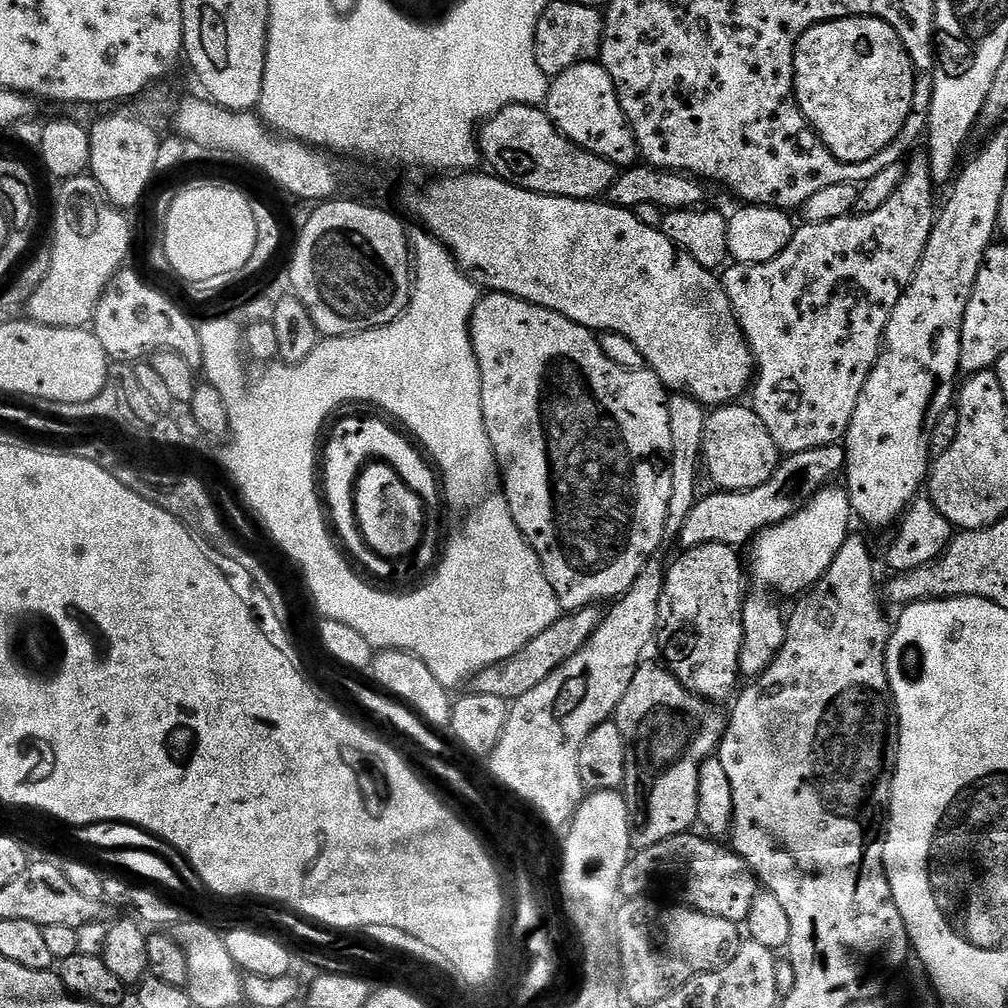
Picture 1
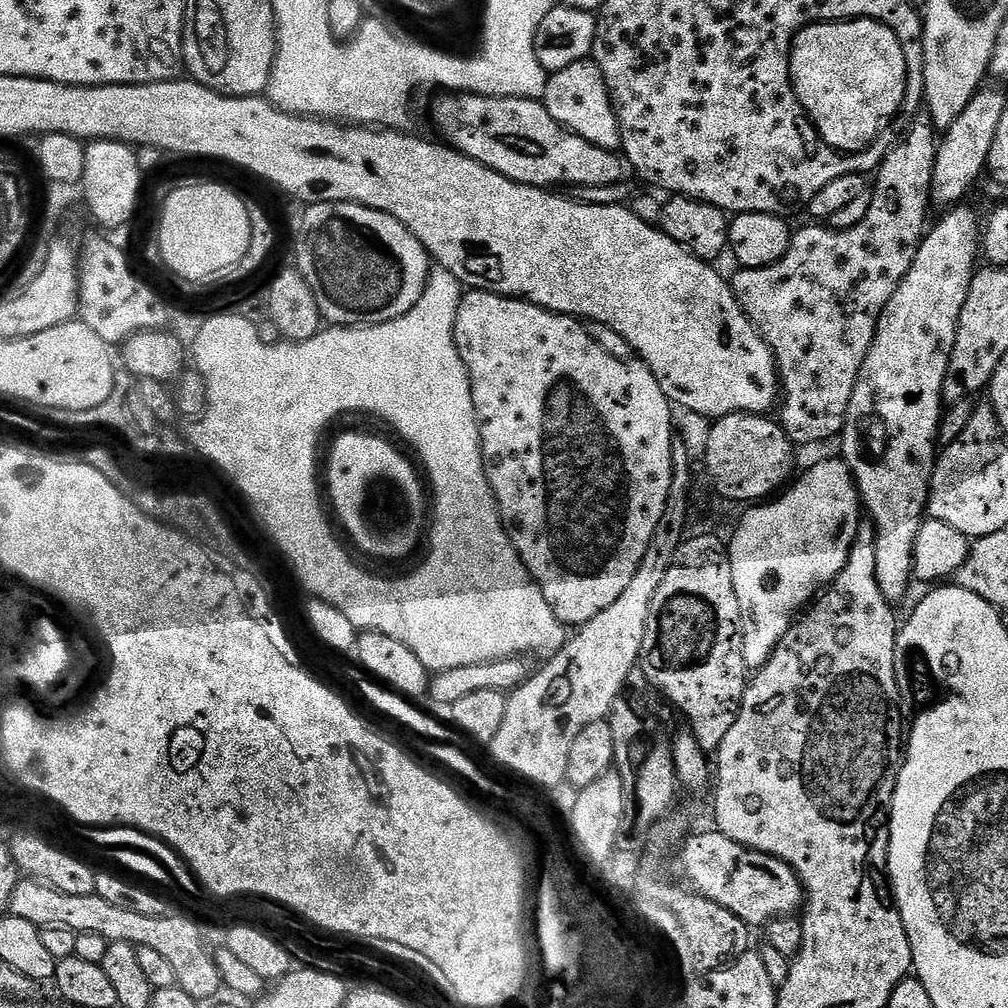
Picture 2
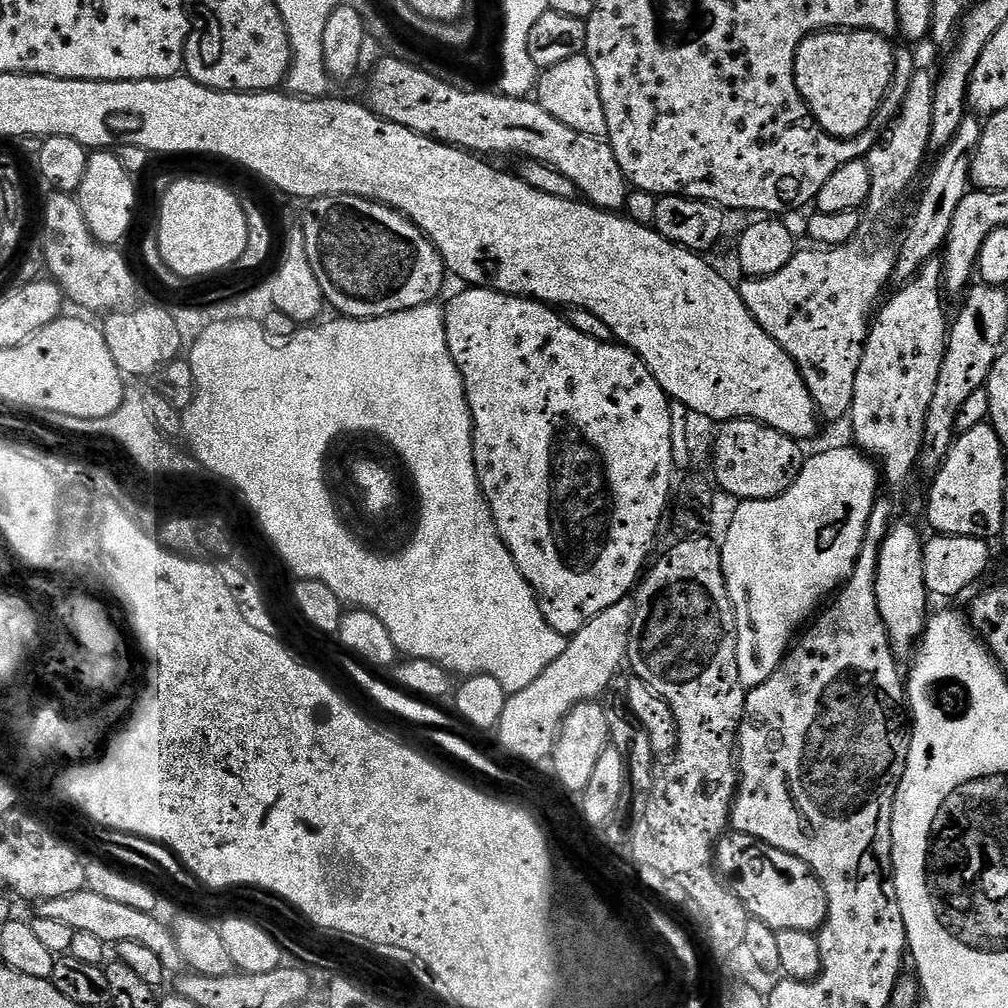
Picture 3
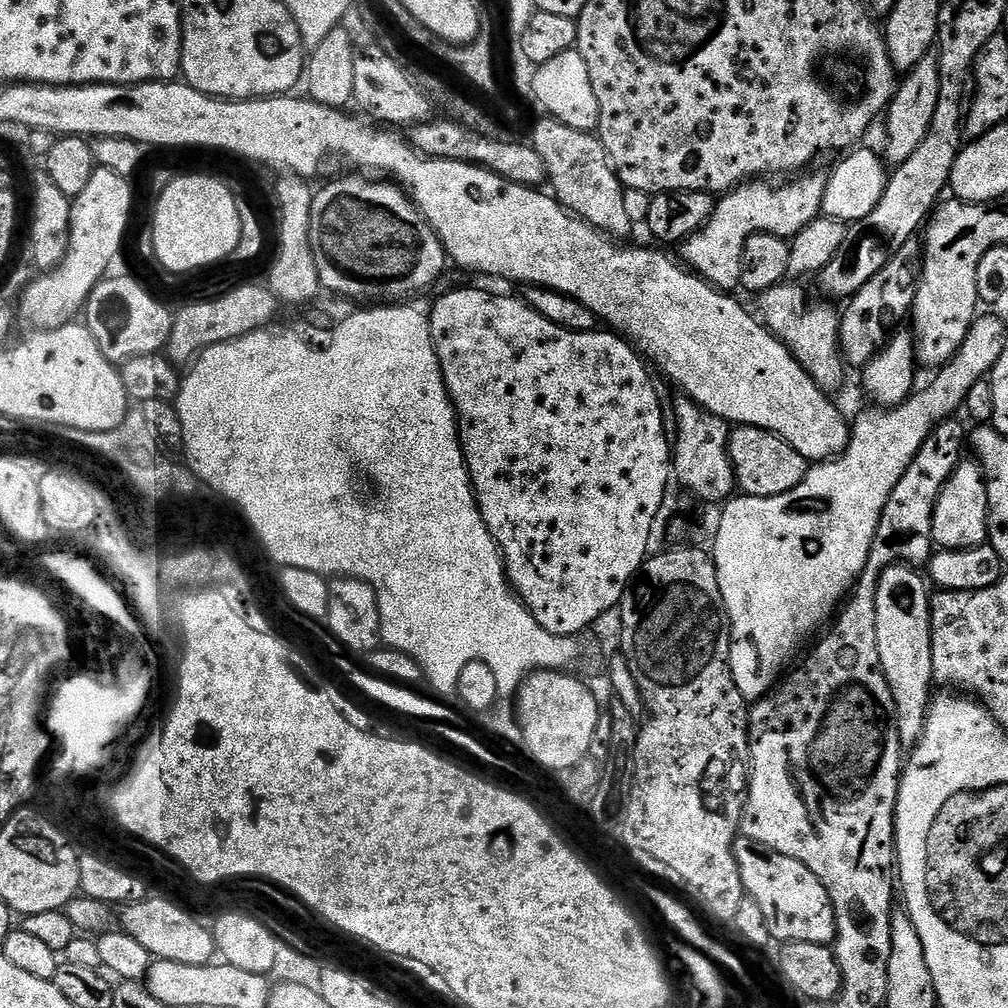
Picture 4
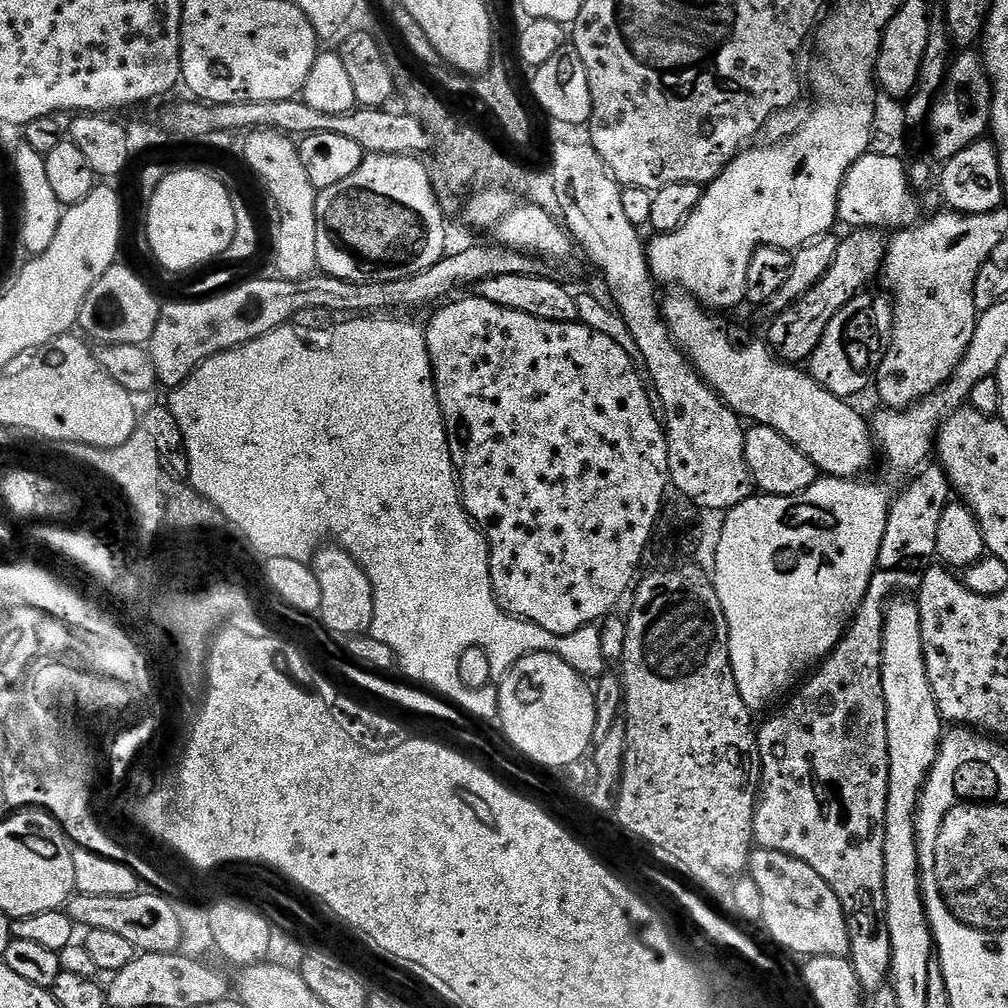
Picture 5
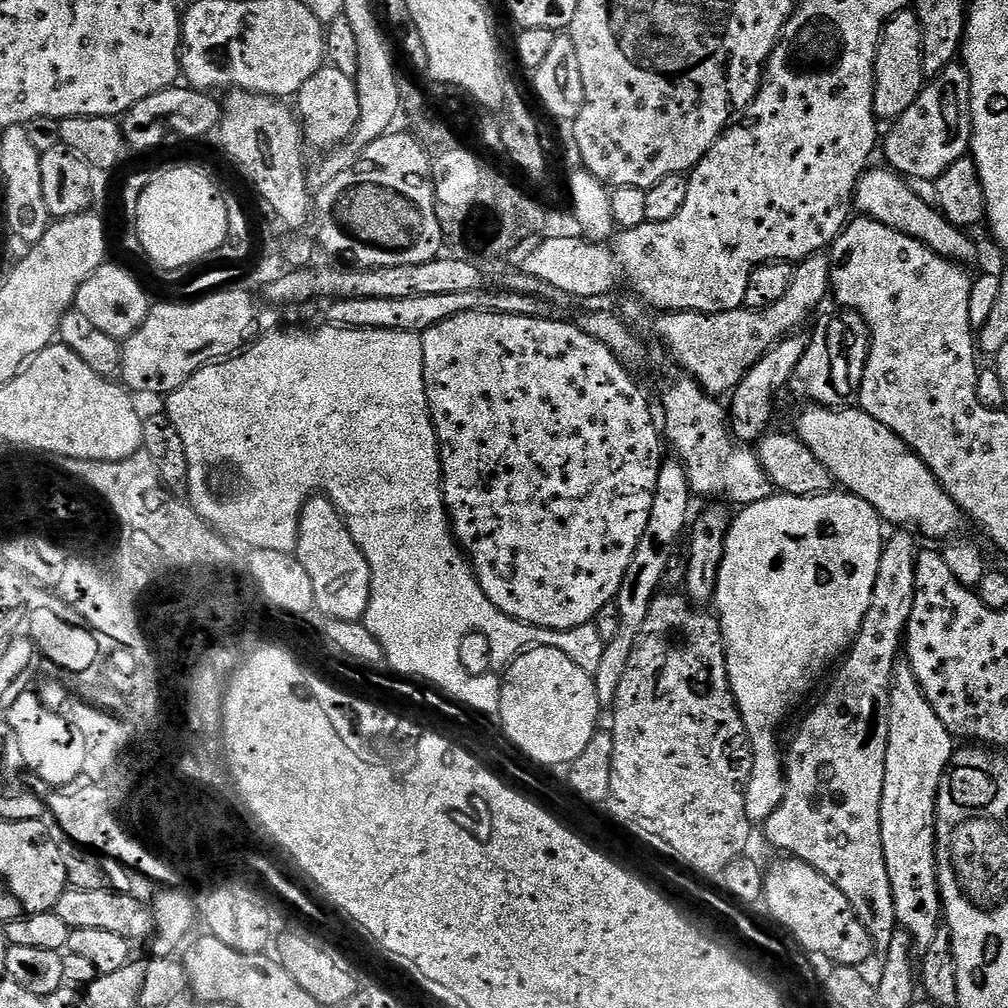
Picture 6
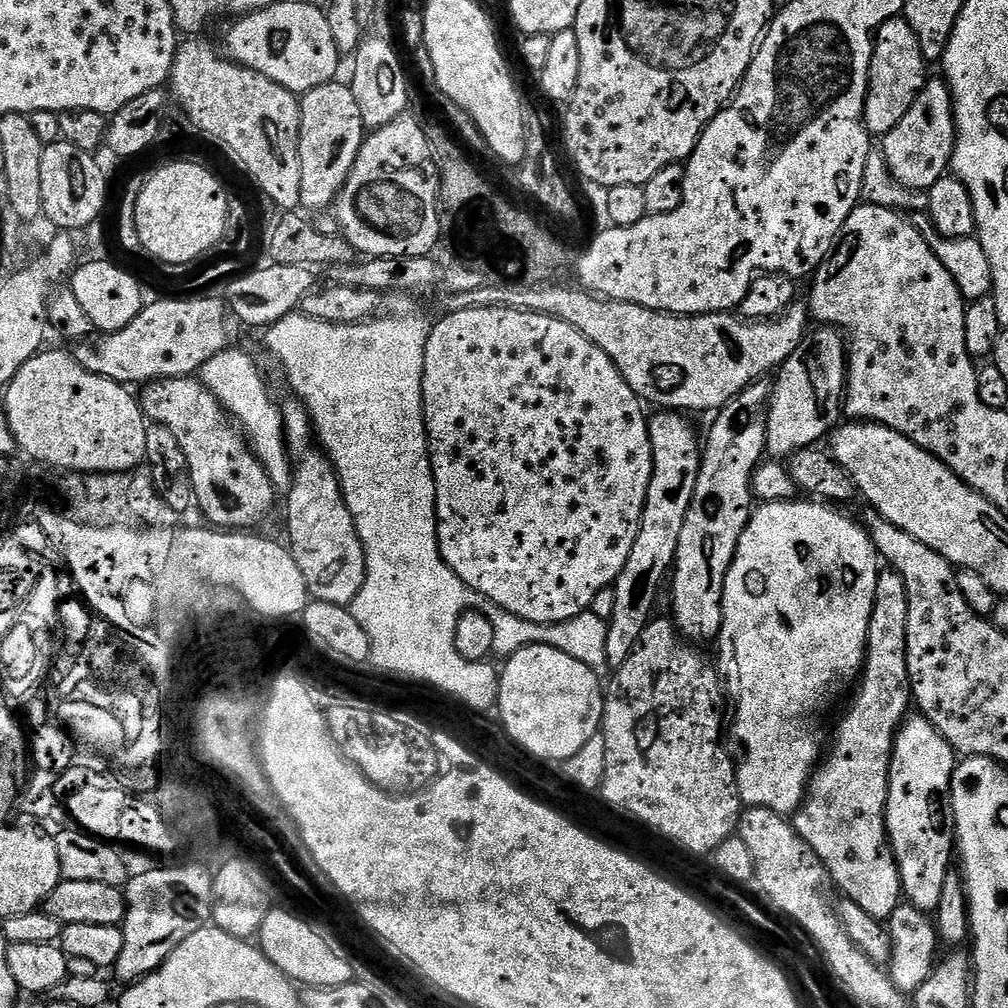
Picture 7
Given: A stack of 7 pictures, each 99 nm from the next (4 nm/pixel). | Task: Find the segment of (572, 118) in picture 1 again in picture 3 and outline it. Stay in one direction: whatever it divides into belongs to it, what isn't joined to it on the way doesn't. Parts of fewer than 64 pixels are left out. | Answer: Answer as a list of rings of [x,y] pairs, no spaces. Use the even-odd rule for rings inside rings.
[[[581,54],[566,58],[566,62],[558,62],[558,66],[543,69],[536,81],[534,96],[546,110],[546,114],[558,118],[558,122],[570,126],[570,130],[601,138],[607,137],[602,94],[598,94],[598,77],[594,74],[594,66],[590,66],[587,56]]]

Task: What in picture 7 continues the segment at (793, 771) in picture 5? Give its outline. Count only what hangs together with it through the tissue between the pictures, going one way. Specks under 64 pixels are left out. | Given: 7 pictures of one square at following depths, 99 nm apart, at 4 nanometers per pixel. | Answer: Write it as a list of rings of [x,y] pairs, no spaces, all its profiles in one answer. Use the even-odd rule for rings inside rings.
[[[885,567],[880,573],[876,587],[874,610],[868,631],[868,655],[864,661],[863,673],[858,680],[860,689],[857,690],[848,713],[841,718],[840,725],[836,728],[836,741],[833,744],[831,741],[826,752],[827,759],[812,773],[812,778],[808,781],[808,790],[804,793],[804,802],[794,814],[796,832],[806,842],[806,846],[810,846],[814,854],[818,854],[825,870],[828,871],[831,883],[836,883],[844,891],[843,895],[847,899],[862,906],[866,914],[878,918],[881,922],[888,921],[902,903],[900,875],[892,846],[888,843],[884,811],[888,801],[892,747],[896,741],[896,734],[900,731],[900,725],[904,723],[914,704],[910,670],[906,666],[906,622],[909,610],[910,602],[906,598],[906,582],[902,574]]]

